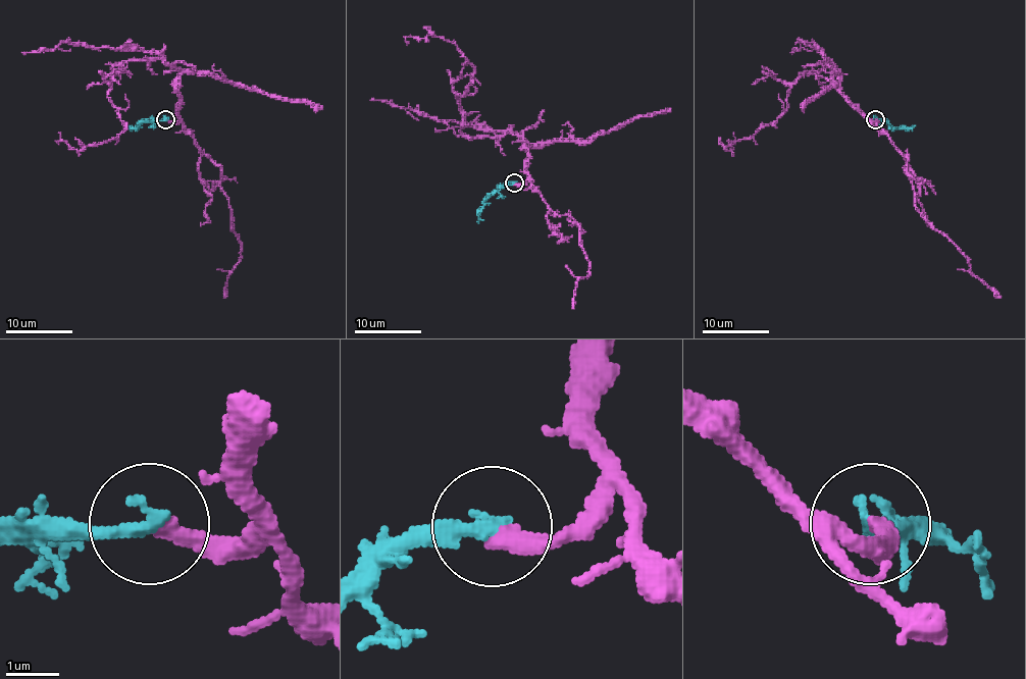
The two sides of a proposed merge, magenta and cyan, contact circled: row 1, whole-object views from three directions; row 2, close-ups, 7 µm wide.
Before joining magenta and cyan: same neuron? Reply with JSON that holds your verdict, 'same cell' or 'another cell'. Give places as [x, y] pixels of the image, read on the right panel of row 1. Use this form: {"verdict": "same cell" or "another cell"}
{"verdict": "same cell"}

